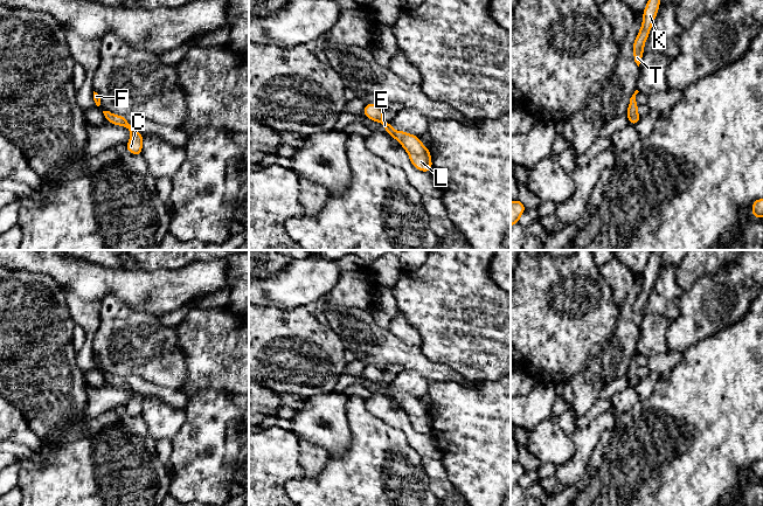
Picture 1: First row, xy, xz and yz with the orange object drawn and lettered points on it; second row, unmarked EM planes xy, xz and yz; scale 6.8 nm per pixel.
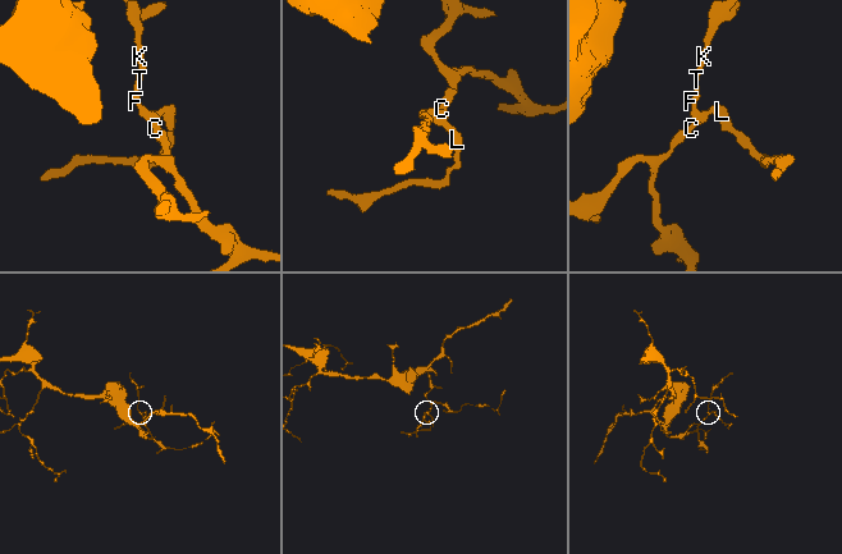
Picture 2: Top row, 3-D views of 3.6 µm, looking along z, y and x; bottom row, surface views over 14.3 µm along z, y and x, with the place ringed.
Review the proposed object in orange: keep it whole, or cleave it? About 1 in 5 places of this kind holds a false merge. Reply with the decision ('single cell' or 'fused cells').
single cell

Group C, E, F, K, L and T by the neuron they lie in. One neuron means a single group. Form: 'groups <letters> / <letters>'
groups C E F K L T

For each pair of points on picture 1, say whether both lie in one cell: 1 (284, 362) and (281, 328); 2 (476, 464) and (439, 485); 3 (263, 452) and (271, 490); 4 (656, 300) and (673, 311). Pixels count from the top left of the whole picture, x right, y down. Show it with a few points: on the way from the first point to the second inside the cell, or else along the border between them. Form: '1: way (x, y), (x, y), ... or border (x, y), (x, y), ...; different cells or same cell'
1: way (284, 354), (281, 347), (281, 337); same cell
2: border (441, 459), (446, 478), (455, 487); different cells
3: way (263, 462), (263, 480); same cell
4: way (660, 300), (668, 307); same cell

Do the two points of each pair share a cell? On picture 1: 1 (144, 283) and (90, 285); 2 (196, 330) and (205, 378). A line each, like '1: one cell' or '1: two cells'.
1: one cell
2: one cell

